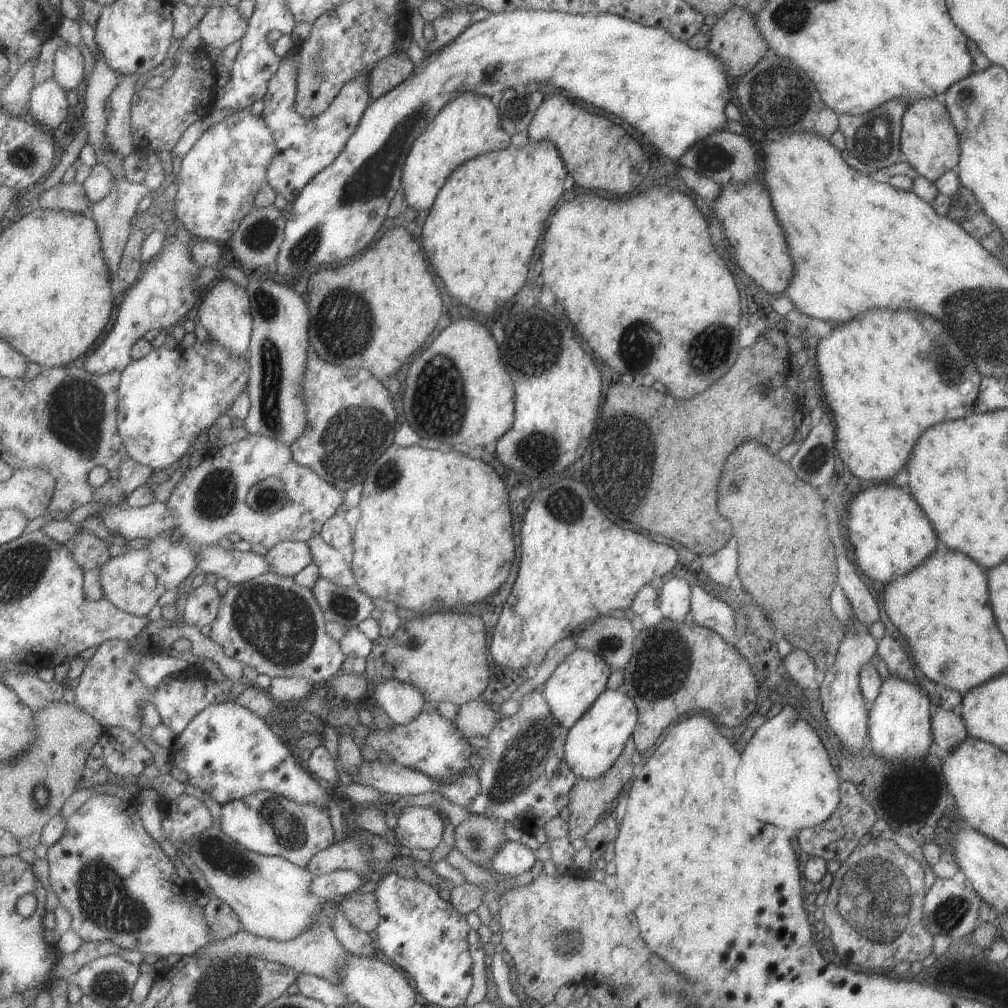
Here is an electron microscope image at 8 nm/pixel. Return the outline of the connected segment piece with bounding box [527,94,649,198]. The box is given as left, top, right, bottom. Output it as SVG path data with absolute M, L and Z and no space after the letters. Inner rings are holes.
M553 94L544 99L527 134L529 141L550 140L560 148L569 174L582 190L610 191L617 198L635 188L649 170L647 150L643 150L637 138L631 138L631 134L607 118L585 110L582 105L577 106L577 102L569 100L565 94Z

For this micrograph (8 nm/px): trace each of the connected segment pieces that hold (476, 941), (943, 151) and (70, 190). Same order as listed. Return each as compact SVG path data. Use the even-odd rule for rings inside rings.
M469 930L467 934L467 942L469 942L469 952L473 958L473 966L471 974L473 974L473 988L469 992L469 998L465 1002L465 1007L471 1007L479 1004L485 999L486 994L486 973L484 968L484 951L482 949L483 942L479 939L479 935L475 930Z
M940 96L919 98L906 106L901 118L900 149L907 164L929 182L934 182L937 176L958 163L960 150L957 131Z
M79 182L67 184L59 183L57 186L40 195L40 206L43 209L58 209L71 212L85 212L92 208L94 202L89 198L85 185Z

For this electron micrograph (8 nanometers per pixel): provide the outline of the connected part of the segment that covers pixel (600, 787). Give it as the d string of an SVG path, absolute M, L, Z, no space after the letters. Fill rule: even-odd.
M629 738L619 758L613 763L613 766L609 768L607 775L601 776L601 778L597 780L583 780L583 778L577 778L577 784L573 787L569 806L570 816L568 821L570 824L569 837L571 840L583 838L583 836L597 824L597 821L601 818L601 814L610 807L613 800L622 794L624 790L623 786L625 786L625 782L629 780L631 768L633 768L633 766L631 766L633 743L633 739Z

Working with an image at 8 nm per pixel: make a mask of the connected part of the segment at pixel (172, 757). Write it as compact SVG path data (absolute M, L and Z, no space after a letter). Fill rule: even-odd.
M233 701L211 704L191 720L191 724L175 738L175 744L171 746L166 758L166 773L186 773L189 776L188 783L197 787L199 791L209 793L222 805L245 798L248 794L260 790L270 790L299 804L317 804L327 810L331 806L331 795L336 791L323 788L314 774L303 762L293 756L293 752L275 733L274 725L249 708Z

